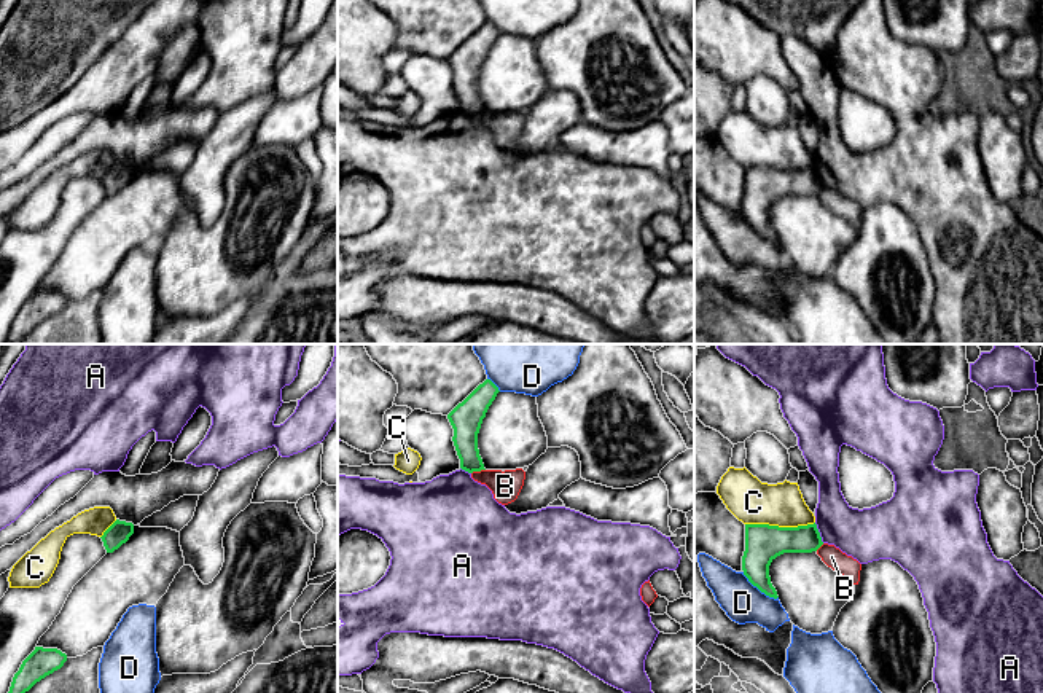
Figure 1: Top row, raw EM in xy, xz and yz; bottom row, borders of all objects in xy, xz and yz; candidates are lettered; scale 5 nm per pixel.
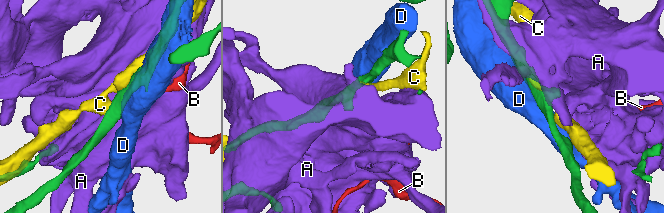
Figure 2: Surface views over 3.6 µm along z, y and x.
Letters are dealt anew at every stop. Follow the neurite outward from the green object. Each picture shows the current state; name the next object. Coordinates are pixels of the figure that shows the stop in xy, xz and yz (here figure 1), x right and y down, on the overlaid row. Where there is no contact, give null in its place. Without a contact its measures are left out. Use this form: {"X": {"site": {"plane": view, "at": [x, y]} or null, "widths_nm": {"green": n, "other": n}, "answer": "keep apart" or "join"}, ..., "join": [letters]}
{"A": {"site": {"plane": "yz", "at": [819, 532]}, "widths_nm": {"green": 160, "other": 260}, "answer": "keep apart"}, "B": {"site": {"plane": "xz", "at": [478, 470]}, "widths_nm": {"green": 140, "other": 150}, "answer": "keep apart"}, "C": {"site": {"plane": "yz", "at": [777, 526]}, "widths_nm": {"green": 190, "other": 220}, "answer": "keep apart"}, "D": {"site": {"plane": "yz", "at": [760, 590]}, "widths_nm": {"green": 190, "other": 200}, "answer": "keep apart"}, "join": []}

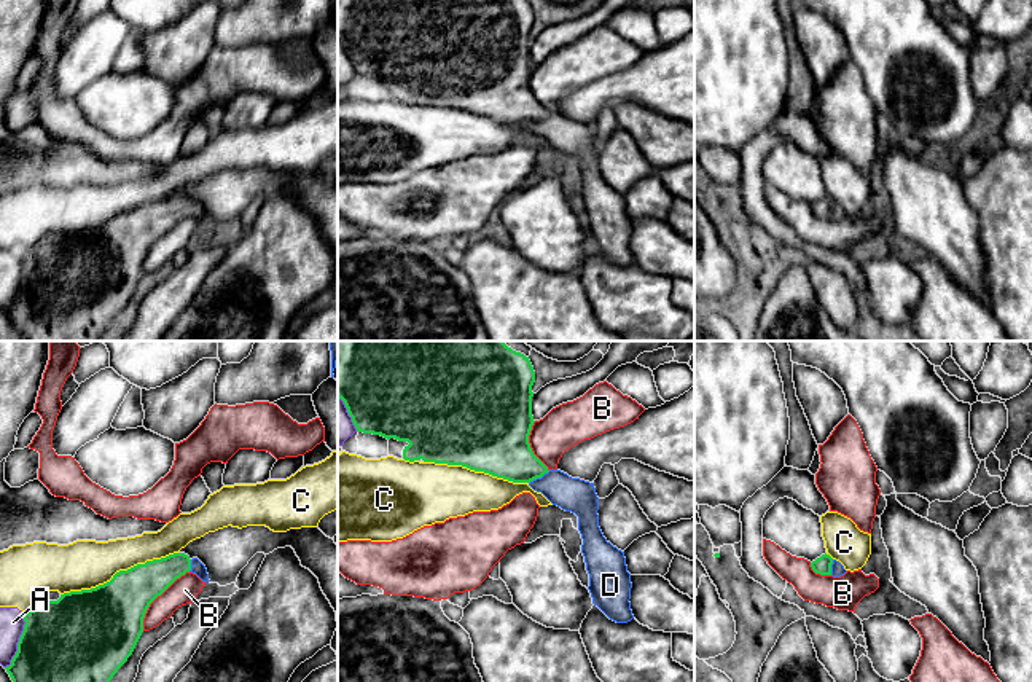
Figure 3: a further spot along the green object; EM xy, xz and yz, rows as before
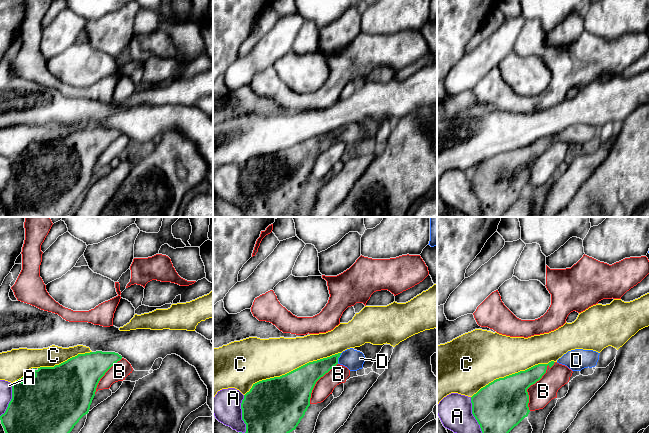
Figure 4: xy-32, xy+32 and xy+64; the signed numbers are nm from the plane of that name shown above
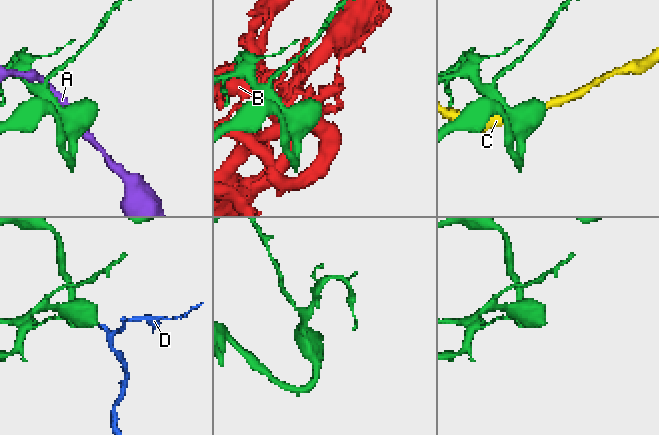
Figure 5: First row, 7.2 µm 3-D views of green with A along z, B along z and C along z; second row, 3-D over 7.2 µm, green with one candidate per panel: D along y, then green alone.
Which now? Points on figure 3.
{"A": {"site": {"plane": "xy", "at": [19, 641]}, "widths_nm": {"green": 420, "other": 130}, "answer": "keep apart"}, "B": {"site": {"plane": "xy", "at": [156, 596]}, "widths_nm": {"green": 320, "other": 140}, "answer": "keep apart"}, "C": {"site": {"plane": "xy", "at": [120, 571]}, "widths_nm": {"green": 360, "other": 260}, "answer": "keep apart"}, "D": {"site": {"plane": "xz", "at": [539, 477]}, "widths_nm": {"green": 300, "other": 180}, "answer": "join"}, "join": ["D"]}

